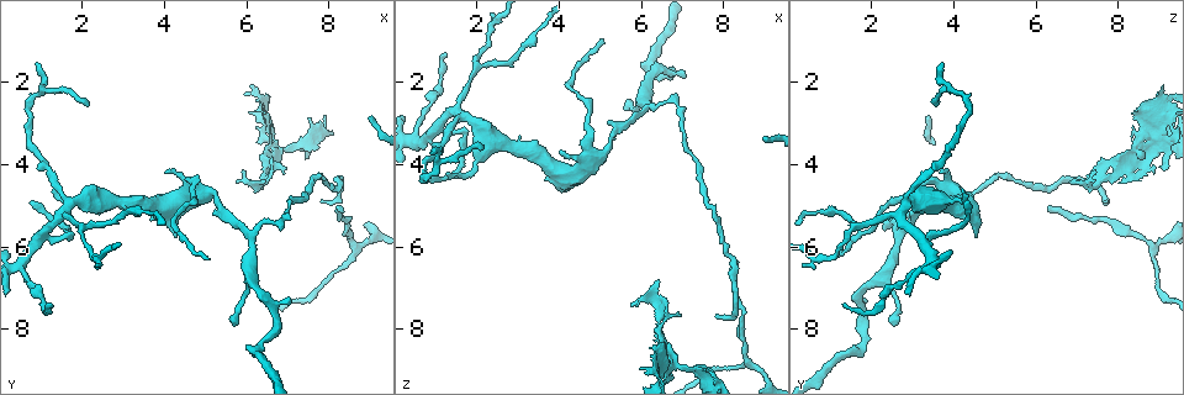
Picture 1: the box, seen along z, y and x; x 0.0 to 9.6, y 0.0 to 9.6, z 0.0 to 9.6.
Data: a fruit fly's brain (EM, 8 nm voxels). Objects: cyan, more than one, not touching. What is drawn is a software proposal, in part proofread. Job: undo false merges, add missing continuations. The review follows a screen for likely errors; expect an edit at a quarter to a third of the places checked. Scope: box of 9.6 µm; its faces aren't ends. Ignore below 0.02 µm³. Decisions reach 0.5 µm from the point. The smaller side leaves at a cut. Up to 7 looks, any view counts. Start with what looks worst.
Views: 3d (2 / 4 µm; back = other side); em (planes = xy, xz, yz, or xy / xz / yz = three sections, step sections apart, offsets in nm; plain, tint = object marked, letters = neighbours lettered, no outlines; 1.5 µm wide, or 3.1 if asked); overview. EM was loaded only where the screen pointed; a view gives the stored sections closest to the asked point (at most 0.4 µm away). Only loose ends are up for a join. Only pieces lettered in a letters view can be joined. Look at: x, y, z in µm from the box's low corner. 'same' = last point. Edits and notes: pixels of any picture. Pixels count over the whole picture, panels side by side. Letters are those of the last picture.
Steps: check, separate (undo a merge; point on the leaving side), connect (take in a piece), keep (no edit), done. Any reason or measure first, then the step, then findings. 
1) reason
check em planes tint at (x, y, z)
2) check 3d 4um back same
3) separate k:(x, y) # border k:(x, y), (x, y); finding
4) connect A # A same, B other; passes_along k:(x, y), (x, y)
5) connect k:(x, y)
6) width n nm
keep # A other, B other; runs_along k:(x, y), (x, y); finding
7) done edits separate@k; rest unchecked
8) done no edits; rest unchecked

tapers out
check em planes letters at (6.55, 3.30, 8.35)

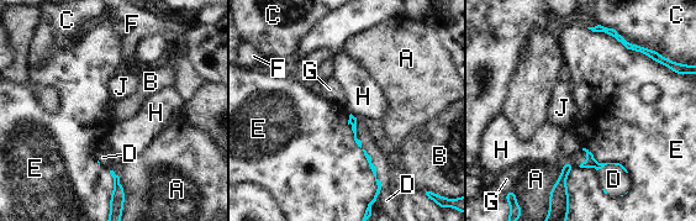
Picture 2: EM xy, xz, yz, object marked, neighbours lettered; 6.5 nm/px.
keep # A other, B other, C other, D other, E other, F other, G other, H other, J other; border 2:(349, 114), (353, 140), (376, 182); none of them fits

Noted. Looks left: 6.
thin end
check em planes tint at (0.90, 1.50, 3.70)

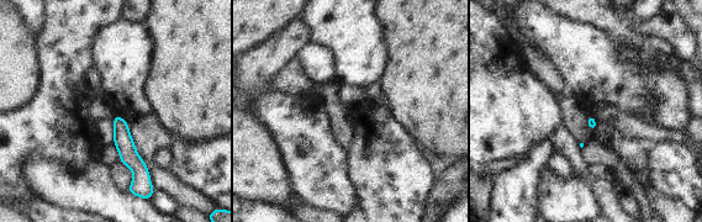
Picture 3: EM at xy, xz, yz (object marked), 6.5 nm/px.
check em planes letters same

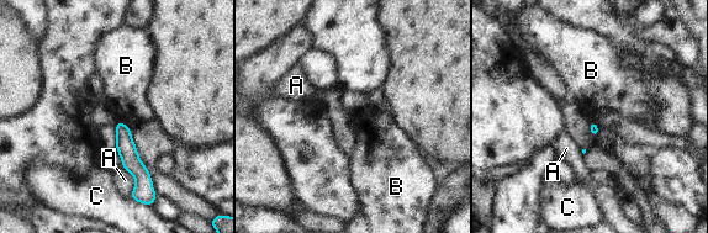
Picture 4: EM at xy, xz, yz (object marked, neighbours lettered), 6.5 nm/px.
longest_contact A 220 nm
keep # A other, B other, C other; none of them fits

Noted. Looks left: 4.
check 3d 2um at (1.90, 5.50, 1.75)

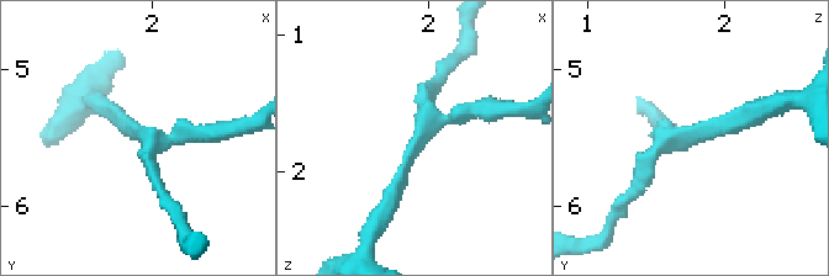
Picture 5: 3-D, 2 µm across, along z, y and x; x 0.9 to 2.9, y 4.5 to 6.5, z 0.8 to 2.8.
shape alone is not enough
check em planes letters at (1.94, 5.50, 1.74)

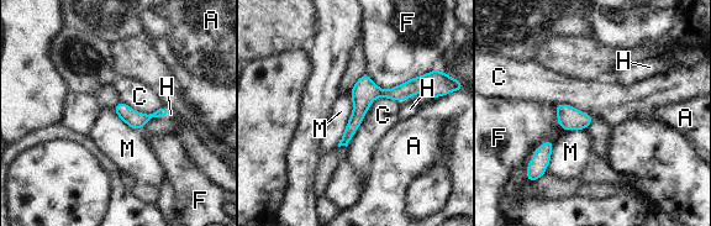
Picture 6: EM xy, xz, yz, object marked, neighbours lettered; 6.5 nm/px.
longest_contact C 480 nm
keep # A other, C other, F other, H other, M other; runs_along 6:(425, 88), (374, 93), (342, 142); continuous, no second neuron

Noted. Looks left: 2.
done no edits; rest unchecked

